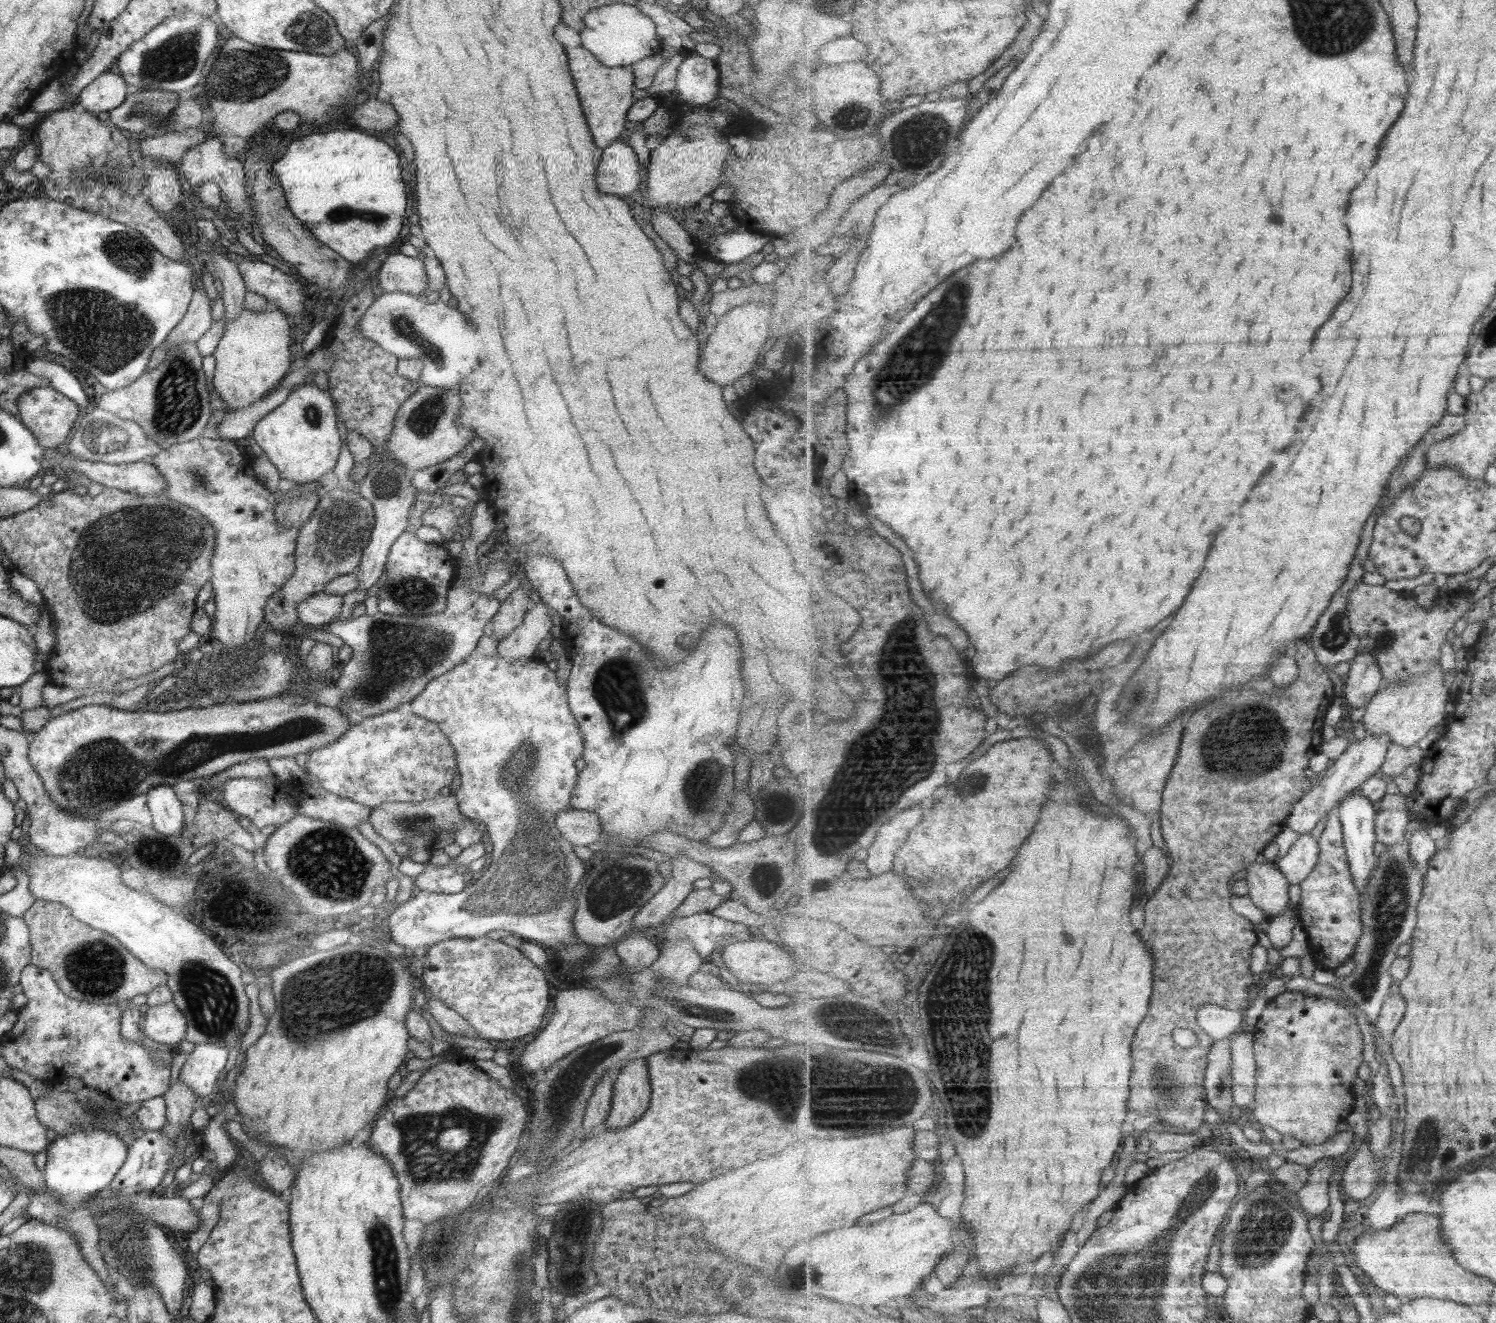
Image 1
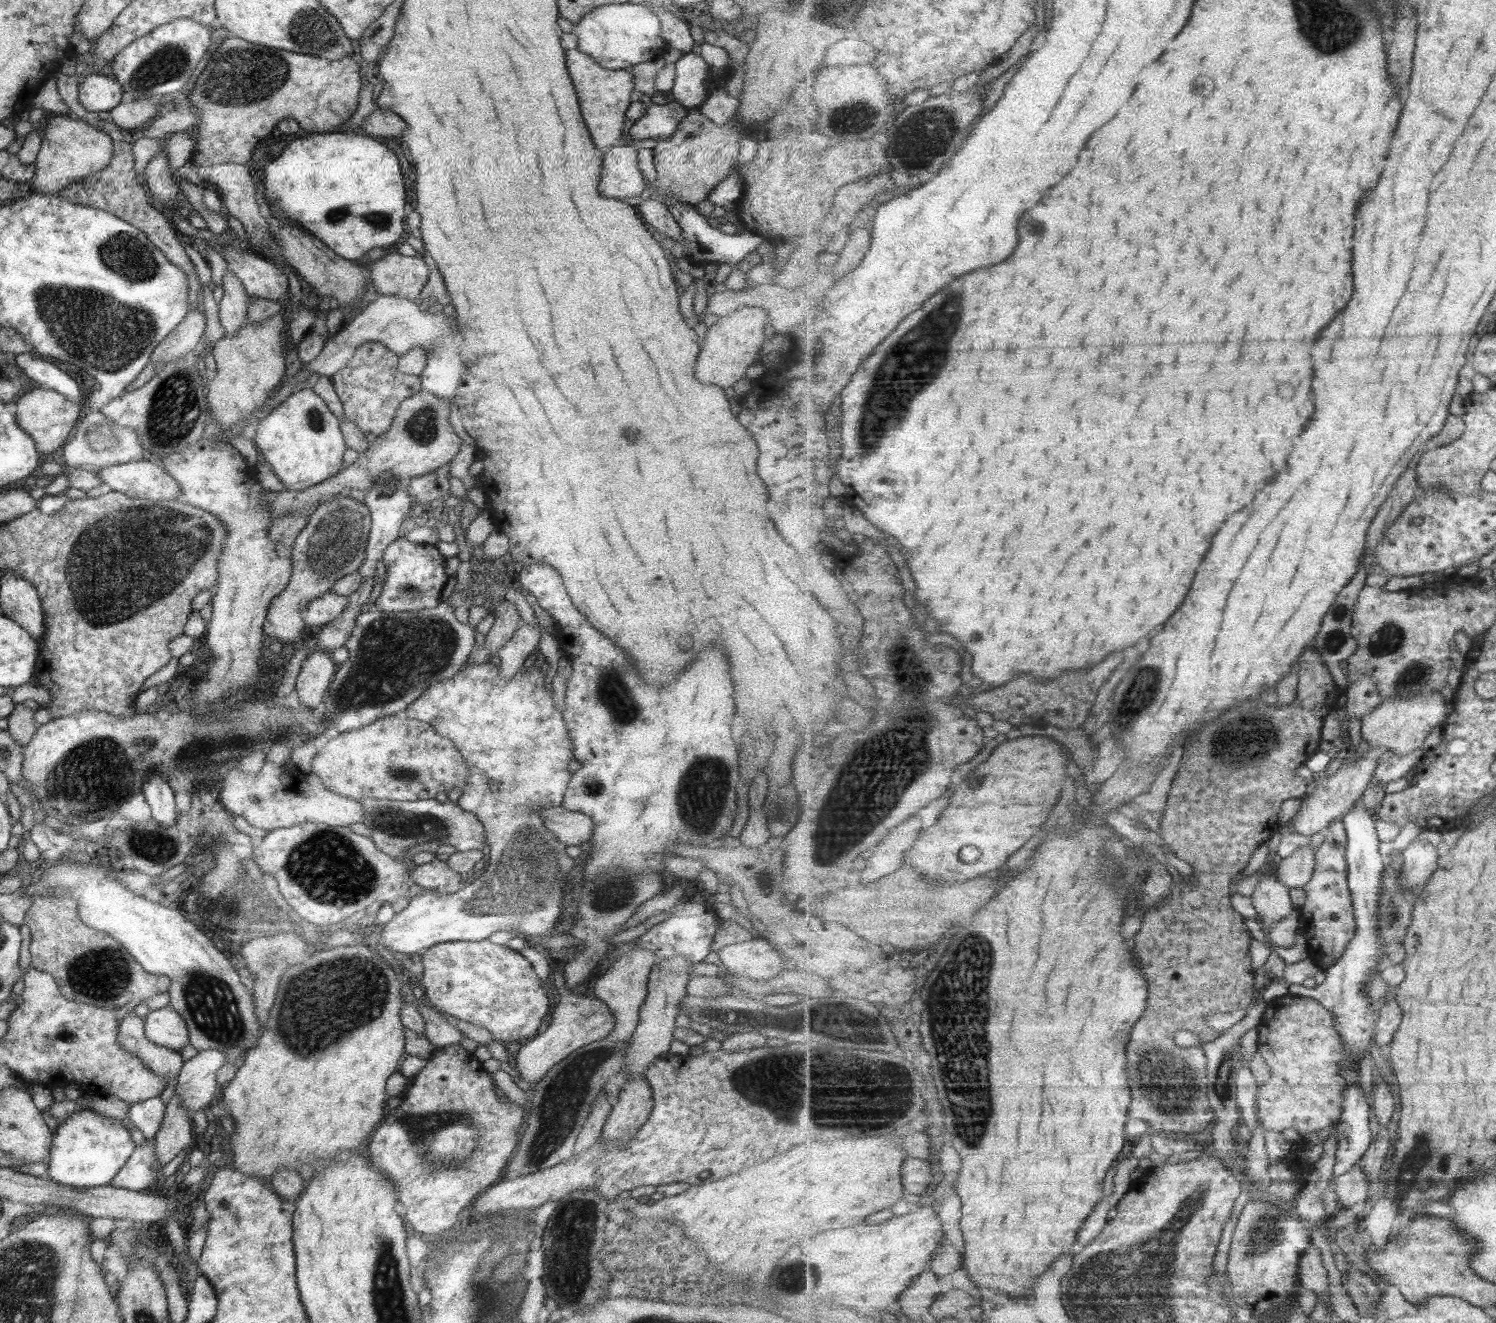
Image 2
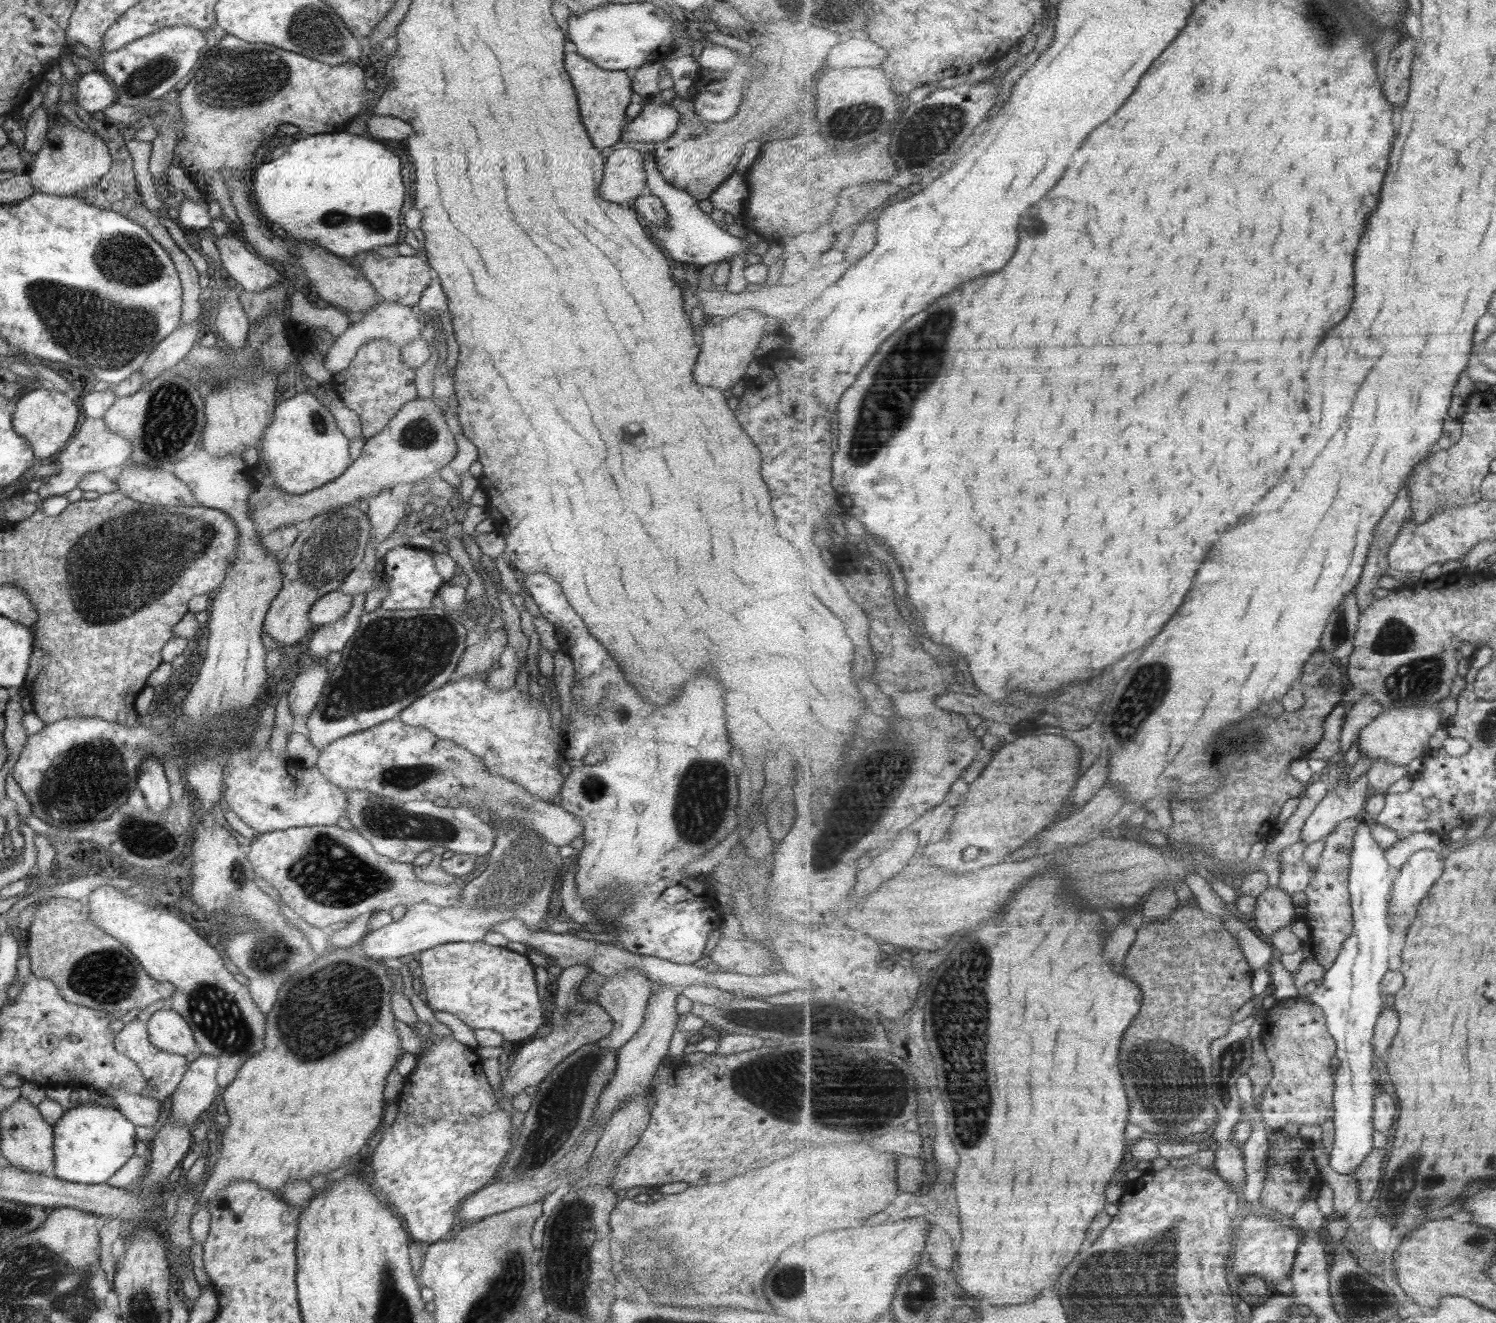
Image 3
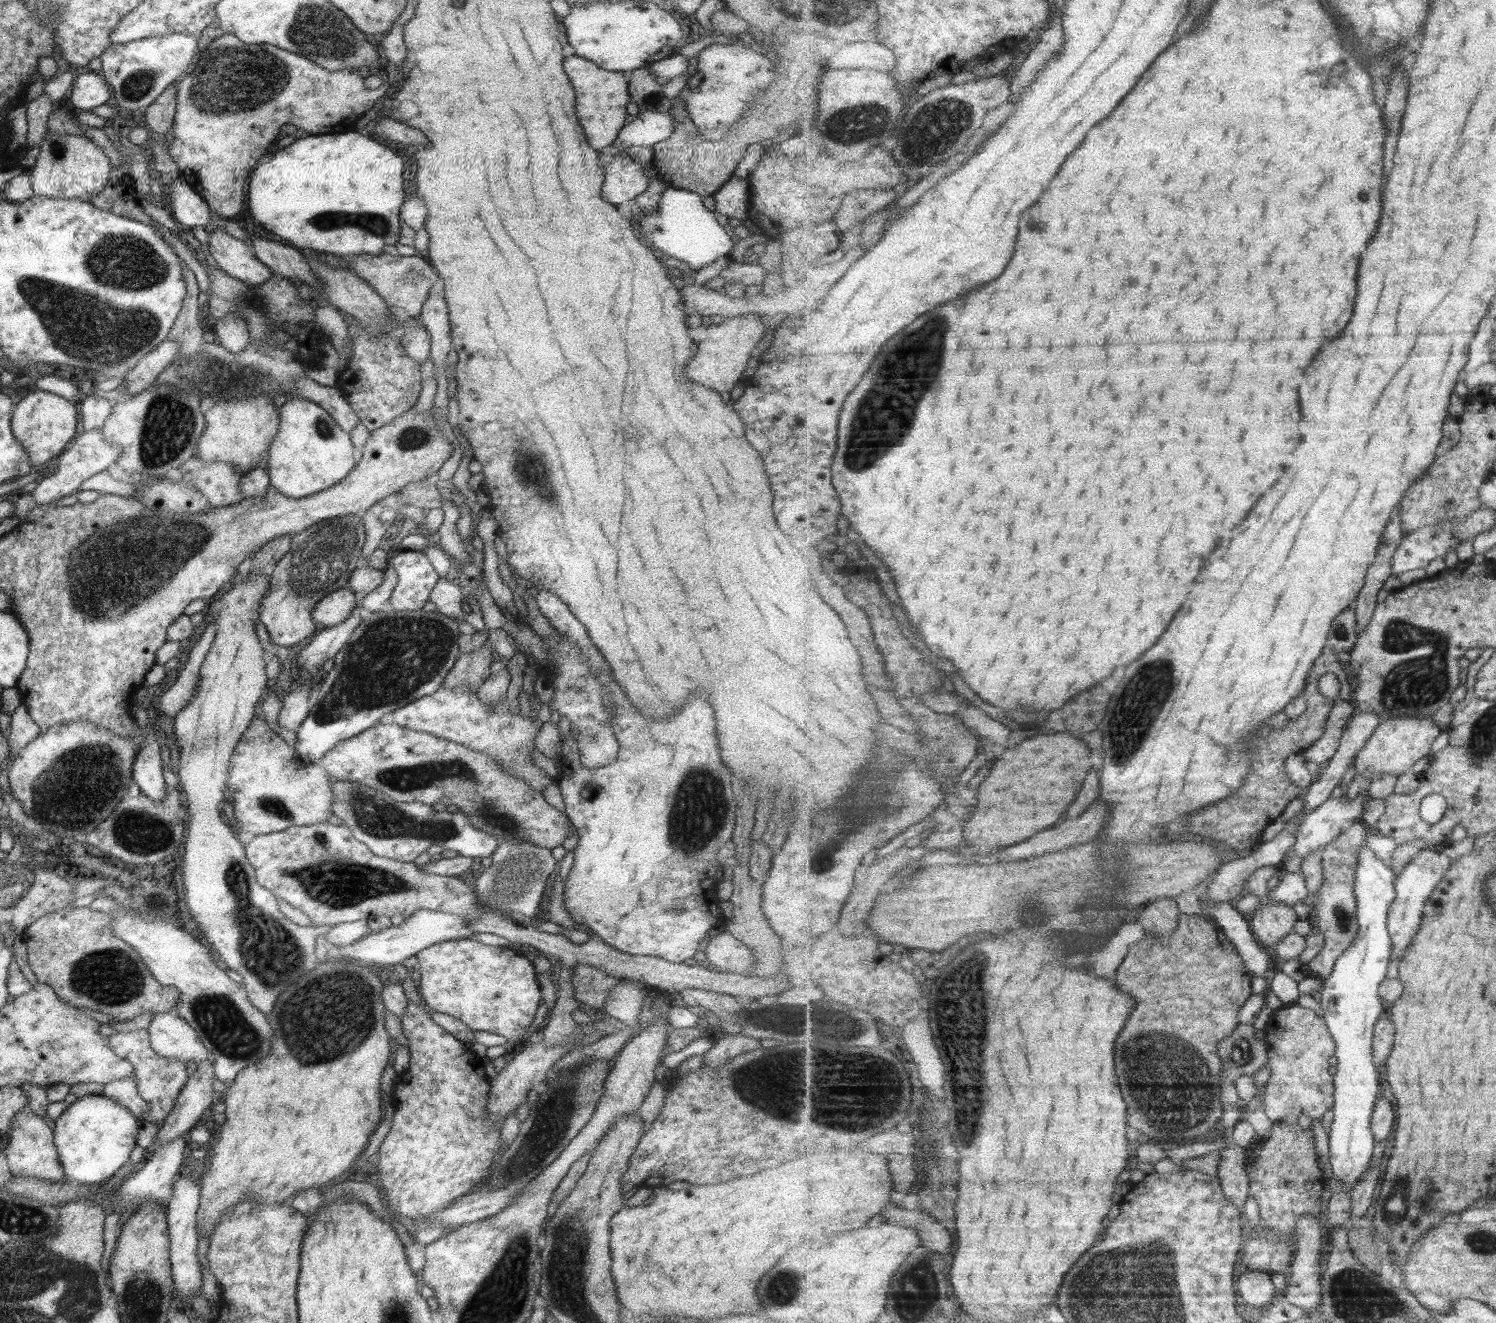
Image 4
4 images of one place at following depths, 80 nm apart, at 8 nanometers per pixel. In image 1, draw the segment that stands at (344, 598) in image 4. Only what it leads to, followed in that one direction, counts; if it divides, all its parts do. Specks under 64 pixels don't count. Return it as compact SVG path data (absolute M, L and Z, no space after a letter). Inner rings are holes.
M321 592L298 602L296 611L301 625L324 628L336 618L341 607L342 596Z

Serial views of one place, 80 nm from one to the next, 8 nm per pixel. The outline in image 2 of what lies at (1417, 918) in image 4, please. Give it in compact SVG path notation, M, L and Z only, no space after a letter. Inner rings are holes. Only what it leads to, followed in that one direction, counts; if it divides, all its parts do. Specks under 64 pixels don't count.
M1413 839L1411 844L1401 852L1403 858L1400 866L1402 886L1408 890L1416 890L1418 886L1427 884L1433 873L1439 868L1438 846L1430 842L1421 842Z

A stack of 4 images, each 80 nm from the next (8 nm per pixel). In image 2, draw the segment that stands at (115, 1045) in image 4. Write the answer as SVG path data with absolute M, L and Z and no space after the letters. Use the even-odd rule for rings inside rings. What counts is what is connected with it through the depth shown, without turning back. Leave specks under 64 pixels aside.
M127 1013L118 1025L116 1043L129 1054L136 1056L141 1064L155 1076L160 1076L165 1084L173 1082L184 1061L178 1051L157 1046L146 1039L143 1019Z

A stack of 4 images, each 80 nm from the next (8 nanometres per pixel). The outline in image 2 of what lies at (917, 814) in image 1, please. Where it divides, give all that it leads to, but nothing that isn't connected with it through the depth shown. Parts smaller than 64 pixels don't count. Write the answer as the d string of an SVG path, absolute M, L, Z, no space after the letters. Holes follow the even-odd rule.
M919 816L909 818L909 822L897 826L897 830L893 830L893 834L889 834L889 838L885 838L885 842L881 842L881 846L873 854L867 854L865 868L860 873L860 883L877 882L883 876L897 872L903 864L905 854L913 848L915 840L919 838L921 826L923 820Z

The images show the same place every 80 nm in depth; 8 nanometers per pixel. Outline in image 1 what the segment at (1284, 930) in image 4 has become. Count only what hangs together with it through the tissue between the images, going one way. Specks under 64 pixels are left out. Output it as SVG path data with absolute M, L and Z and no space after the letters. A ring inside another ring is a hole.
M1275 862L1243 863L1248 869L1250 897L1264 909L1269 918L1282 915L1289 909L1289 881Z

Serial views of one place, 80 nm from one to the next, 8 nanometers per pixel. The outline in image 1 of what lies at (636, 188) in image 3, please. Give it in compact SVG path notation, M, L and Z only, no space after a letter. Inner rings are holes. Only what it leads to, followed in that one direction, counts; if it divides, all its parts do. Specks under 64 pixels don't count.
M620 141L611 142L609 146L602 149L594 180L601 194L630 198L631 192L635 192L639 186L639 163L634 150Z

